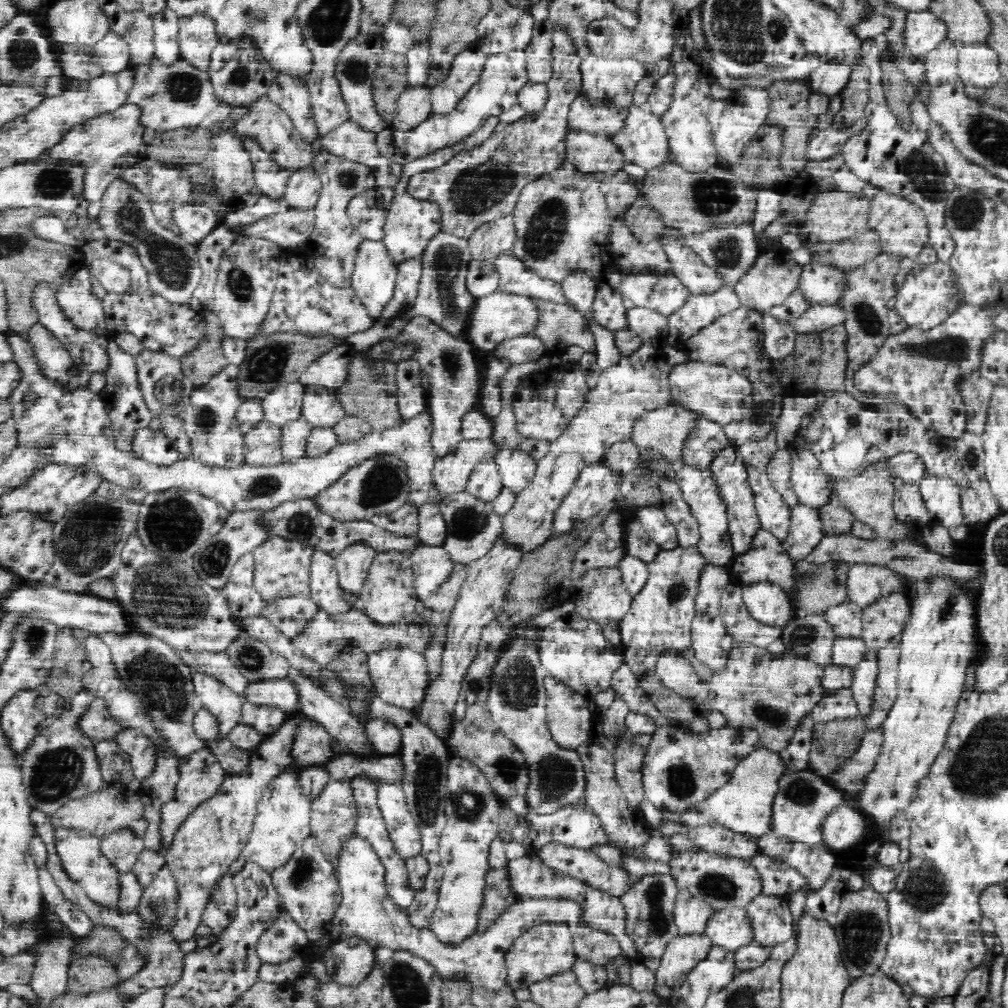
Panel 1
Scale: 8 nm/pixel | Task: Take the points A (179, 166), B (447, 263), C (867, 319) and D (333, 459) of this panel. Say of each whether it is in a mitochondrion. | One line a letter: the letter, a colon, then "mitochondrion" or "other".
A: other
B: mitochondrion
C: mitochondrion
D: other

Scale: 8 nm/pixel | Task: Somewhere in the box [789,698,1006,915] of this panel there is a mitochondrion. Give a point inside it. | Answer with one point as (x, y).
(967, 772)

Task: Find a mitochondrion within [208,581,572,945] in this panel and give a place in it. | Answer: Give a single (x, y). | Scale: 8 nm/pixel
(425, 778)

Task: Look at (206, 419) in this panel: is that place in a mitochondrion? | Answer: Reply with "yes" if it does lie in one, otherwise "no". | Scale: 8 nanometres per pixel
yes

